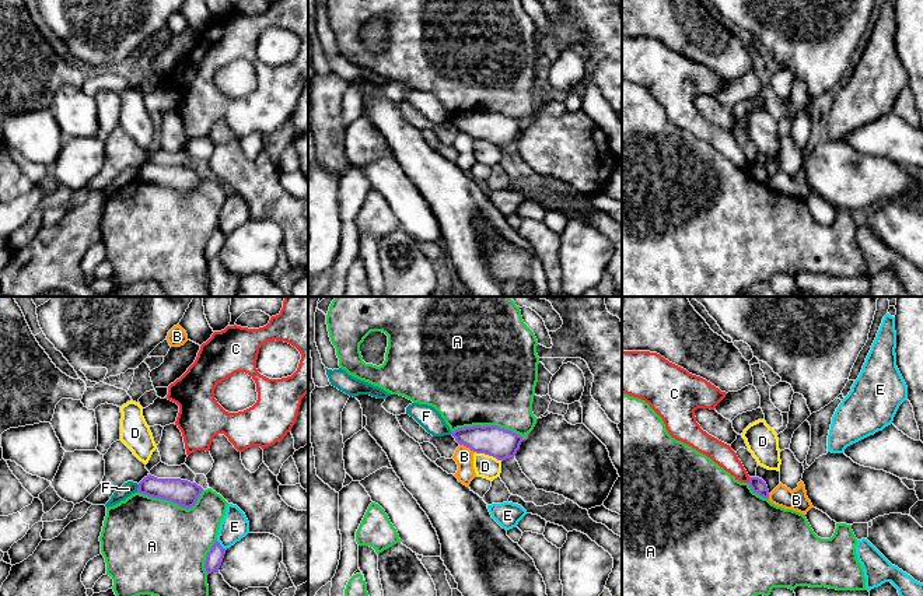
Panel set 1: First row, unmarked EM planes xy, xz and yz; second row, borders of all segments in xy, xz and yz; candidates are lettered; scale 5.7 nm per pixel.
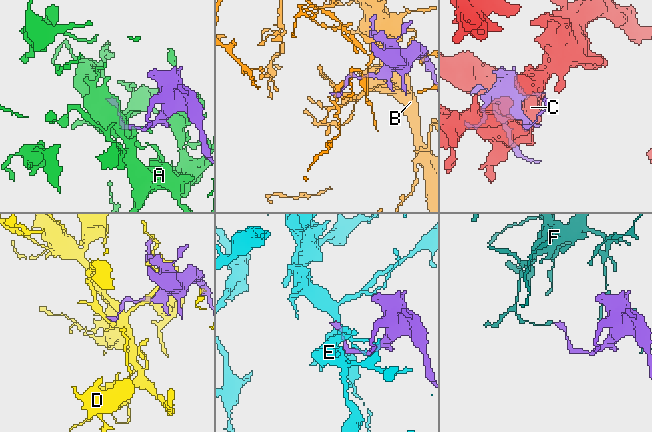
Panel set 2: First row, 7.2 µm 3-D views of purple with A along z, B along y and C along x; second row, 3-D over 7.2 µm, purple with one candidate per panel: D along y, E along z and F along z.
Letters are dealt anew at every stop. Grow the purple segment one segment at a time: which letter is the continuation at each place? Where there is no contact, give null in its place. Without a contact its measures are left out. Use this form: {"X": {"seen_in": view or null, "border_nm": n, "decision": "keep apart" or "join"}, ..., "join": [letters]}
{"A": {"seen_in": "xy", "border_nm": 380, "decision": "keep apart"}, "B": {"seen_in": "xz", "border_nm": 100, "decision": "keep apart"}, "C": {"seen_in": "yz", "border_nm": 40, "decision": "keep apart"}, "D": {"seen_in": "xz", "border_nm": 170, "decision": "keep apart"}, "E": {"seen_in": "xy", "border_nm": 80, "decision": "keep apart"}, "F": {"seen_in": "xy", "border_nm": 50, "decision": "keep apart"}, "join": []}

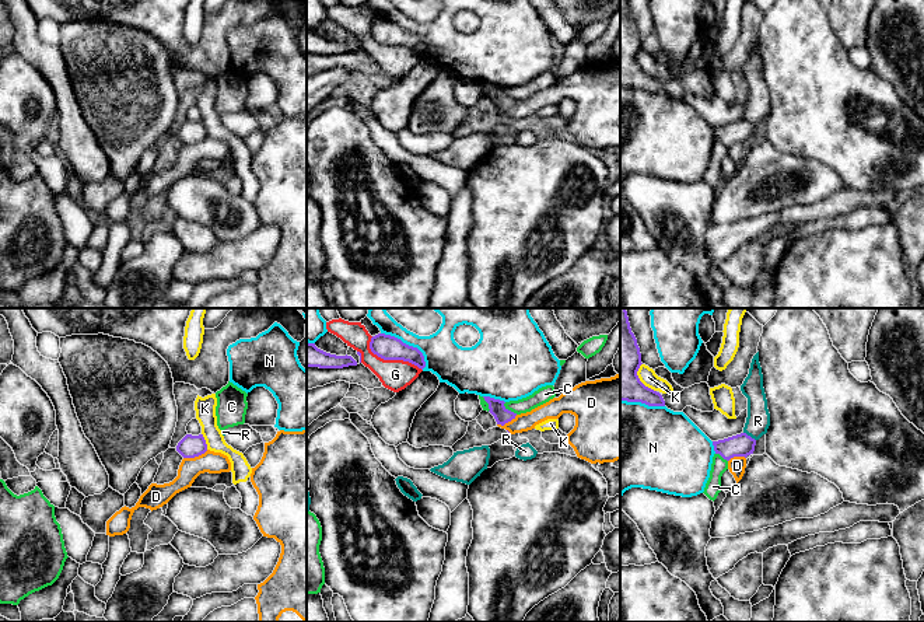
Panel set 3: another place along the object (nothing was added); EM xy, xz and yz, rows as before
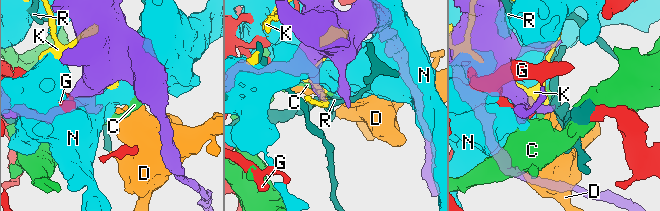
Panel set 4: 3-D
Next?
{"C": {"seen_in": "xz", "border_nm": 110, "decision": "keep apart"}, "D": {"seen_in": "xy", "border_nm": 150, "decision": "keep apart"}, "G": {"seen_in": "xz", "border_nm": 360, "decision": "keep apart"}, "K": {"seen_in": "yz", "border_nm": 190, "decision": "keep apart"}, "N": {"seen_in": "xz", "border_nm": 320, "decision": "keep apart"}, "R": {"seen_in": "yz", "border_nm": 90, "decision": "keep apart"}, "join": []}

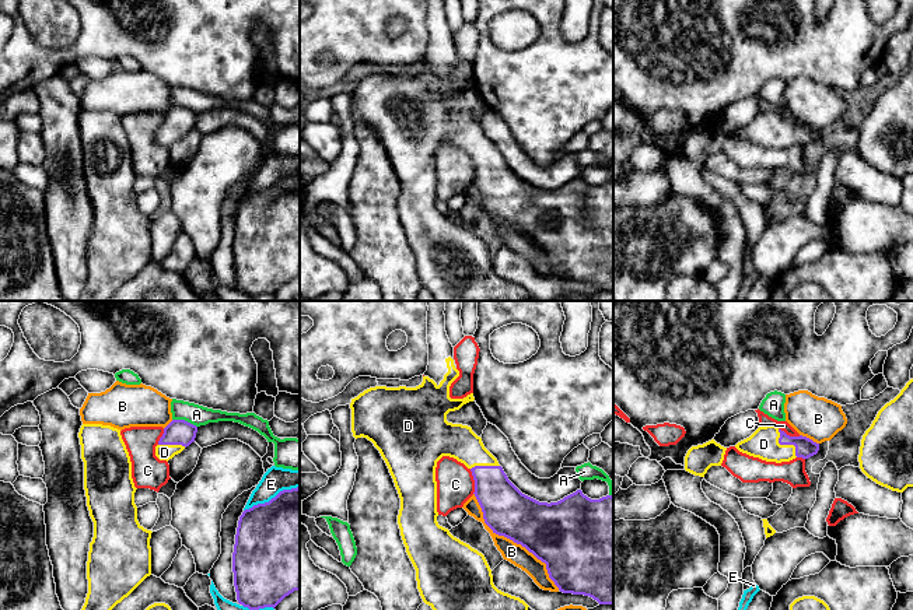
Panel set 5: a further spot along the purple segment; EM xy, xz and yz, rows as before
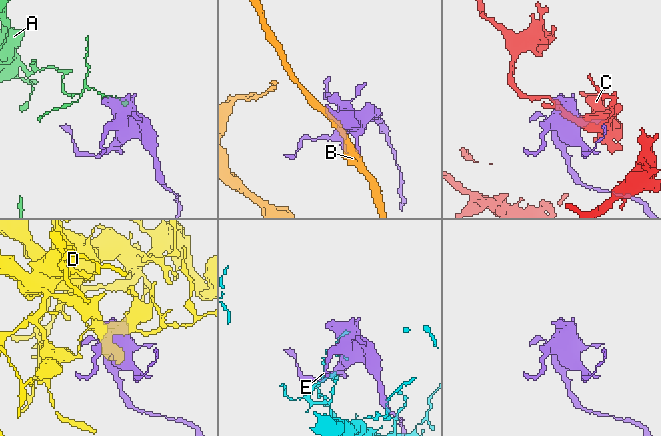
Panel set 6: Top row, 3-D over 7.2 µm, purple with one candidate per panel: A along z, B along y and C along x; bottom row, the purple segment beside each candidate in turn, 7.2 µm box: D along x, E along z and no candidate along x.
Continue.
{"A": {"seen_in": "xy", "border_nm": 150, "decision": "keep apart"}, "B": {"seen_in": "xz", "border_nm": 750, "decision": "keep apart"}, "C": {"seen_in": "xz", "border_nm": 150, "decision": "keep apart"}, "D": {"seen_in": "yz", "border_nm": 200, "decision": "join"}, "E": {"seen_in": "xy", "border_nm": 360, "decision": "keep apart"}, "join": ["D"]}

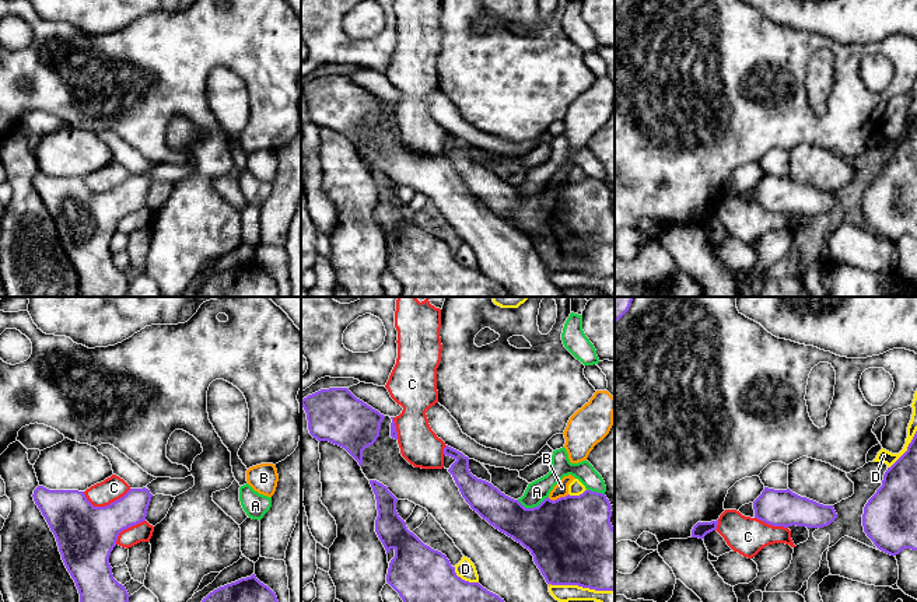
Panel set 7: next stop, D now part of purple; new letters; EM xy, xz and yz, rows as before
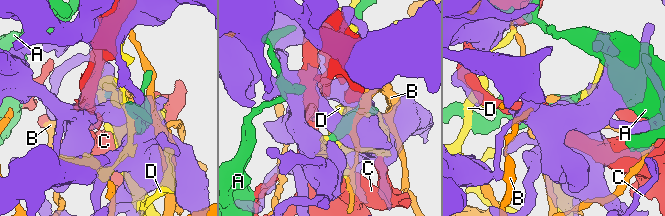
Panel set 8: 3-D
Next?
{"A": {"seen_in": "xz", "border_nm": 190, "decision": "keep apart"}, "B": {"seen_in": "xz", "border_nm": 130, "decision": "keep apart"}, "C": {"seen_in": "xy", "border_nm": 280, "decision": "keep apart"}, "D": {"seen_in": "xz", "border_nm": 360, "decision": "keep apart"}, "join": []}

